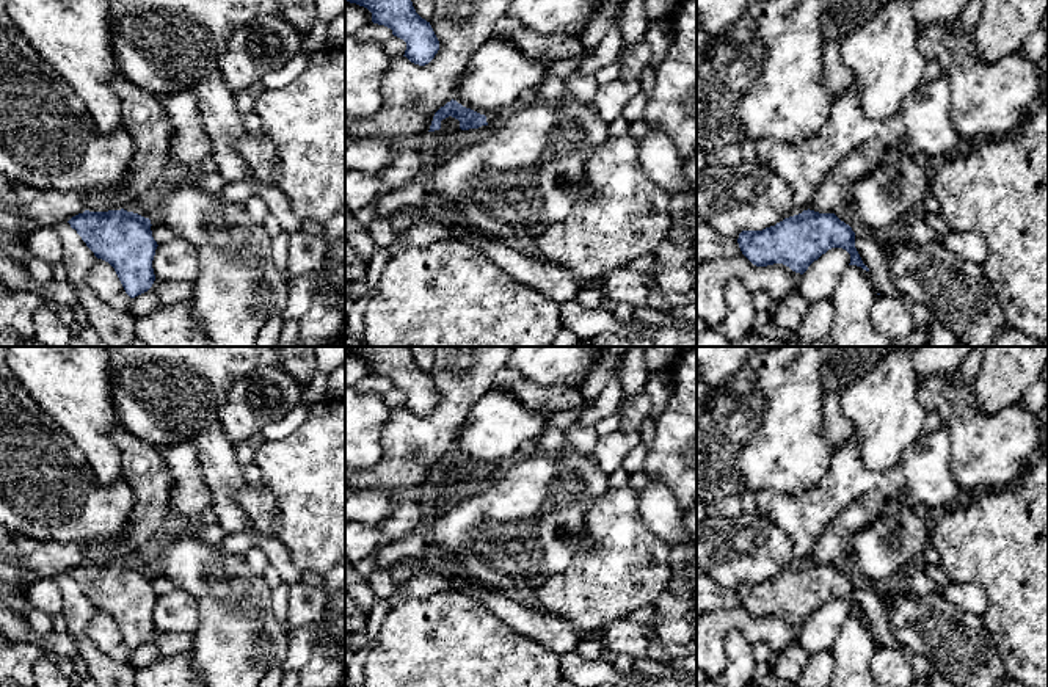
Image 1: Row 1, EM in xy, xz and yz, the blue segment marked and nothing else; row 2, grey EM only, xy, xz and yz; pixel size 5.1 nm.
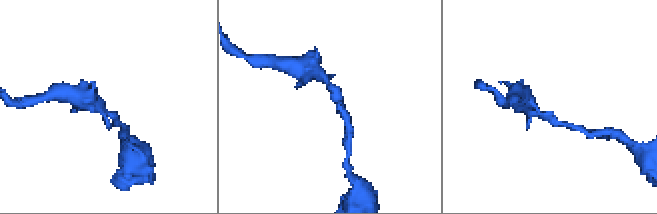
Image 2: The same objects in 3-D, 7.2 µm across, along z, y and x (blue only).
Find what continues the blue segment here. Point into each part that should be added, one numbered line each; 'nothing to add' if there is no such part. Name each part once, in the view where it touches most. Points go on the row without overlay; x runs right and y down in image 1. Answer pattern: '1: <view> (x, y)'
nothing to add

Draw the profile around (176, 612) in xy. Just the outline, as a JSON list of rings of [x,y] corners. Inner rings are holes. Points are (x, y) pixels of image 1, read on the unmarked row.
[[[177,588],[157,598],[152,620],[158,634],[193,634],[198,607],[188,593]]]

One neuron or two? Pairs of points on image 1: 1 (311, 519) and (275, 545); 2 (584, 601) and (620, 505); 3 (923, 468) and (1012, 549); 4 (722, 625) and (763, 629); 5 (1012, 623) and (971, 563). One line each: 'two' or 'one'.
1: two
2: one
3: two
4: one
5: one

